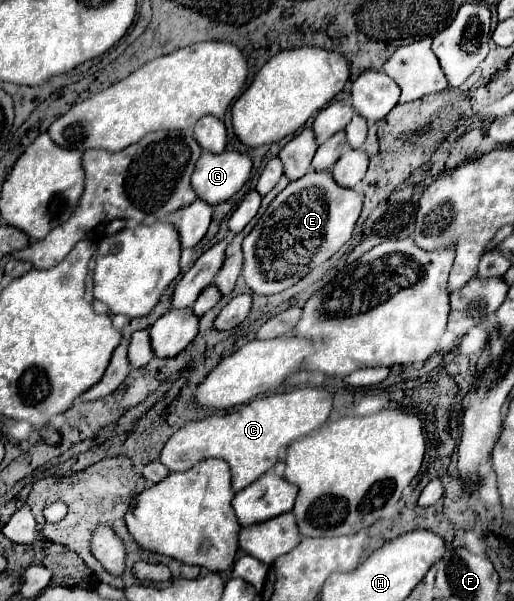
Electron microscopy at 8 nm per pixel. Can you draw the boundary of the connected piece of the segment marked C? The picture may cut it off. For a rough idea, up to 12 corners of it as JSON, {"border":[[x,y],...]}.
{"border":[[325,388],[255,398],[185,424],[159,460],[231,466],[243,490],[329,418]]}

